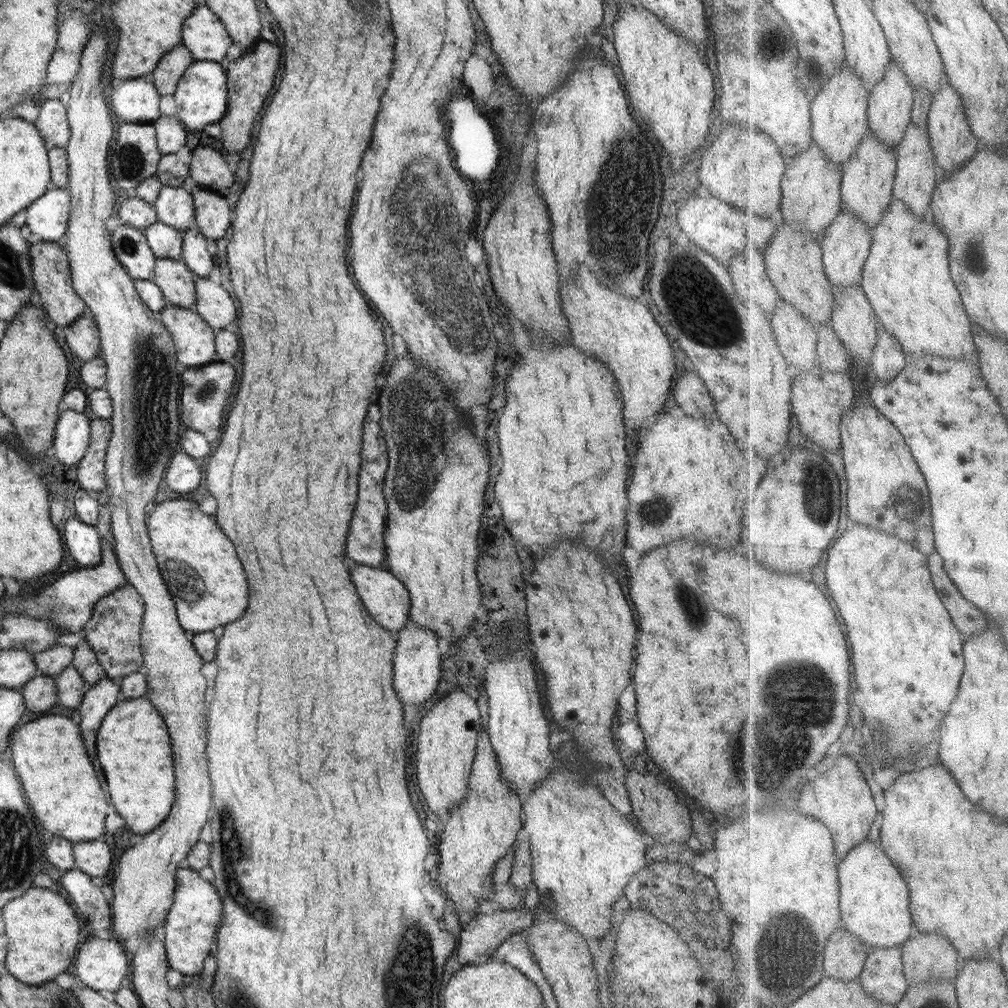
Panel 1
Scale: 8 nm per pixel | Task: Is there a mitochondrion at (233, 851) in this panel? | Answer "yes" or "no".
yes

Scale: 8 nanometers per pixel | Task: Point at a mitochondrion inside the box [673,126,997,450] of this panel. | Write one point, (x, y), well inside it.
(973, 255)

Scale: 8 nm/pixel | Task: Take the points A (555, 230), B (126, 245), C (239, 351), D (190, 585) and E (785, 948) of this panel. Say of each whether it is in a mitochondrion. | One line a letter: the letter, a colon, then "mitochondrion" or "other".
A: other
B: mitochondrion
C: other
D: mitochondrion
E: mitochondrion

